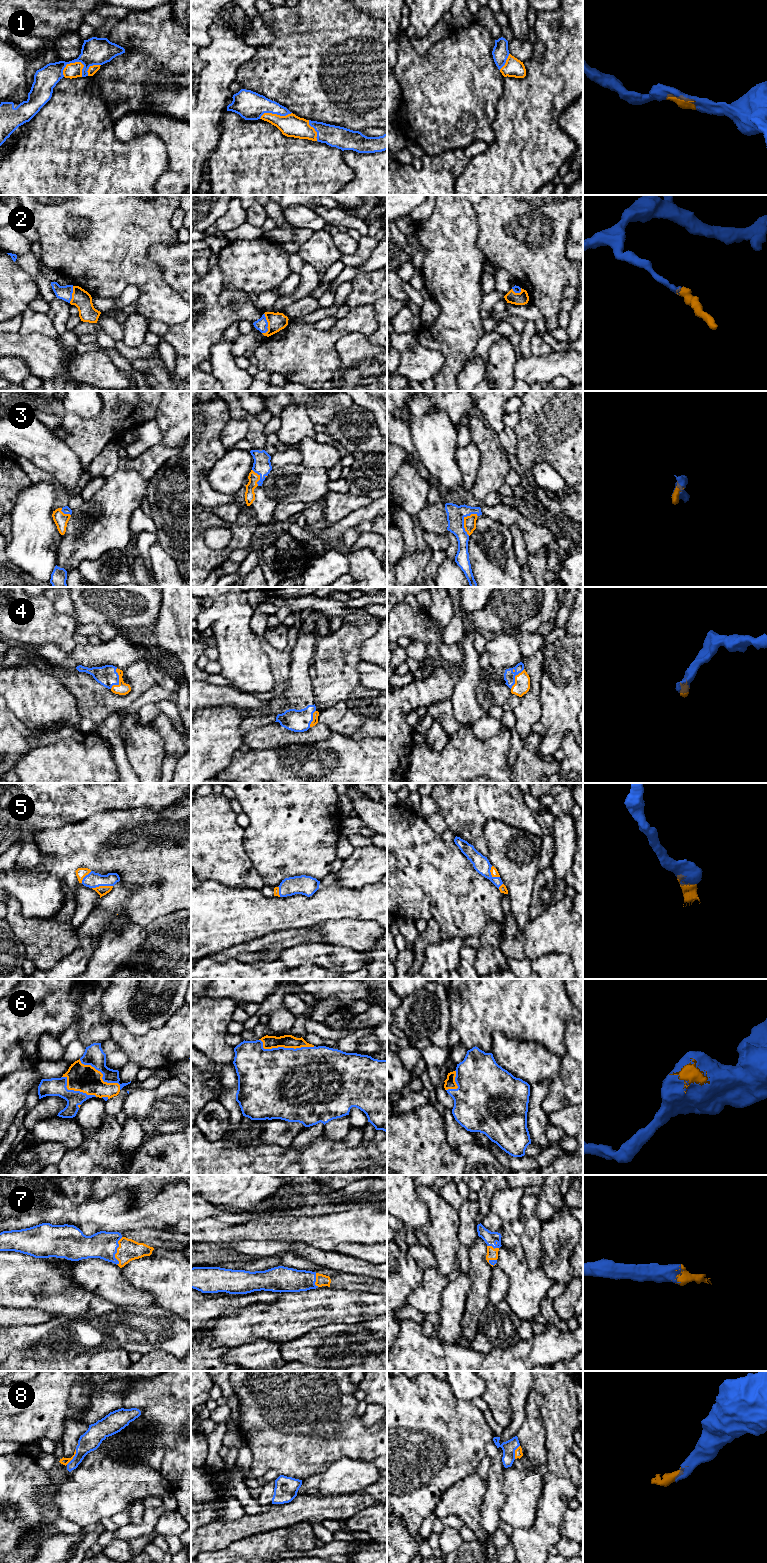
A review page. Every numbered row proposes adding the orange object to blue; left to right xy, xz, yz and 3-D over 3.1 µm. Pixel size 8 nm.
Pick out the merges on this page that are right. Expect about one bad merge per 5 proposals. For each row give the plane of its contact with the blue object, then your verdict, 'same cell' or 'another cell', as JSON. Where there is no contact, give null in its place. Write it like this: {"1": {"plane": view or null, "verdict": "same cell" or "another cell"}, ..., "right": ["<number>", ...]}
{"1": {"plane": "xy", "verdict": "same cell"}, "2": {"plane": "xz", "verdict": "same cell"}, "3": {"plane": "yz", "verdict": "same cell"}, "4": {"plane": "xy", "verdict": "same cell"}, "5": {"plane": "xy", "verdict": "same cell"}, "6": {"plane": "xz", "verdict": "same cell"}, "7": {"plane": "xy", "verdict": "same cell"}, "8": {"plane": "xy", "verdict": "same cell"}, "right": ["1", "2", "3", "4", "5", "6", "7", "8"]}

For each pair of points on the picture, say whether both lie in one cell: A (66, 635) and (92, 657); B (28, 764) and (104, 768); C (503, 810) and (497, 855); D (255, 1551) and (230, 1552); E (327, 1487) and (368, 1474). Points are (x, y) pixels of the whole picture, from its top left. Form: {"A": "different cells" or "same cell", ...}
{"A": "different cells", "B": "same cell", "C": "different cells", "D": "same cell", "E": "same cell"}

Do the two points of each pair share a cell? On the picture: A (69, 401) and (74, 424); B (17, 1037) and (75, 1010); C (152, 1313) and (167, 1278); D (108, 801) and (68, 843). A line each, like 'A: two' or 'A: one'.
A: two
B: one
C: two
D: two

